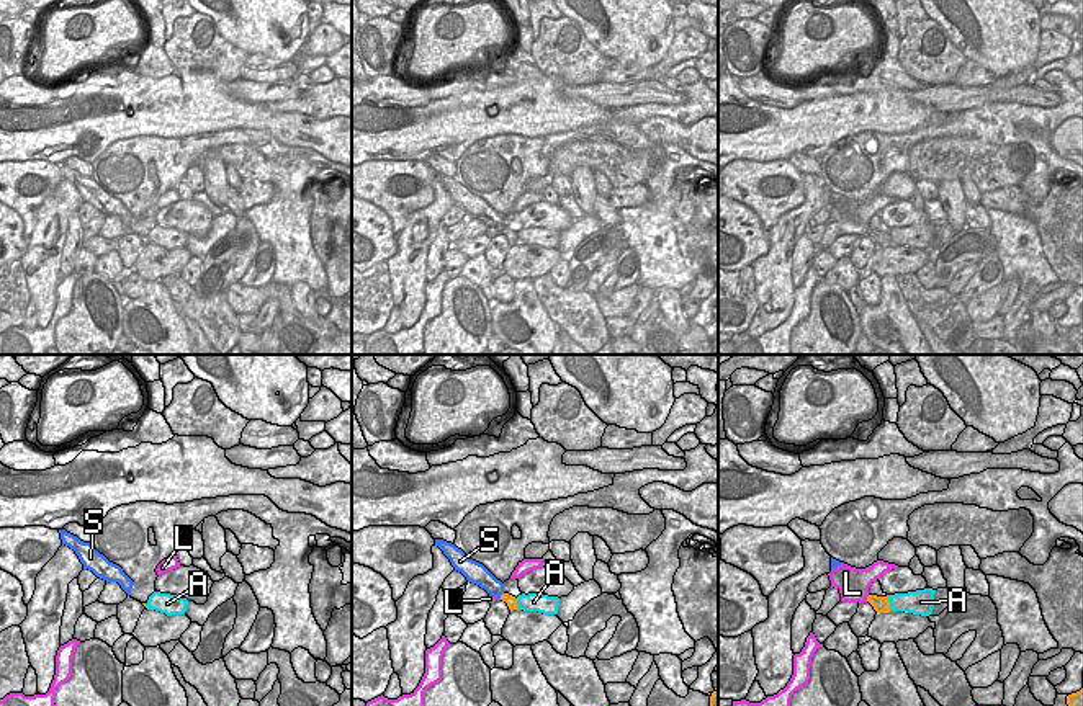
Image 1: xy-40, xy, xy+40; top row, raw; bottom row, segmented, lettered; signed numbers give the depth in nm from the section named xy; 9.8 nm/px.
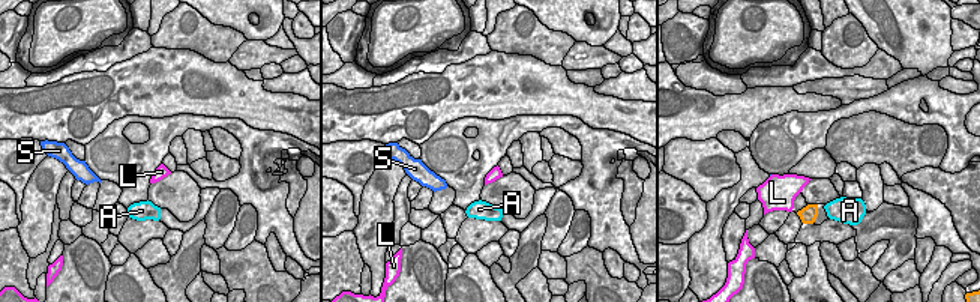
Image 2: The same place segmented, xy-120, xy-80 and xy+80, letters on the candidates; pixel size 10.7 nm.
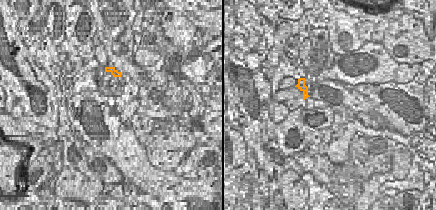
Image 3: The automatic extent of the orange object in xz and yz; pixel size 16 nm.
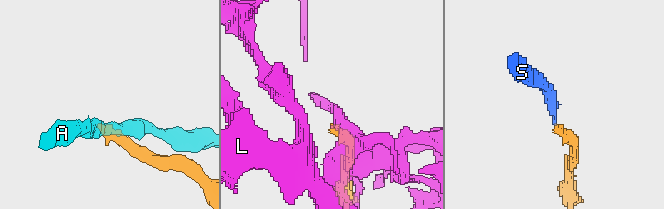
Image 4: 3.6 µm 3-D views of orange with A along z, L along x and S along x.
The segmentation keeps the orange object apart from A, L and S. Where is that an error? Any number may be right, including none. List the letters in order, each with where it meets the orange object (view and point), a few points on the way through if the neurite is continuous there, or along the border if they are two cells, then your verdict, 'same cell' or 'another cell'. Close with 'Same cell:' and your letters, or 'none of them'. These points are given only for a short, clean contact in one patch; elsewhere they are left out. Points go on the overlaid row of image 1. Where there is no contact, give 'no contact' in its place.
A: meets orange in xy+40 at (889, 603); border along xy+40 (887, 595), (892, 610); another cell
L: meets orange in xy+40 at (867, 598); another cell
S: meets orange in xy at (501, 595); runs through xy (511, 600), (501, 595), (483, 577); same cell
Same cell: S

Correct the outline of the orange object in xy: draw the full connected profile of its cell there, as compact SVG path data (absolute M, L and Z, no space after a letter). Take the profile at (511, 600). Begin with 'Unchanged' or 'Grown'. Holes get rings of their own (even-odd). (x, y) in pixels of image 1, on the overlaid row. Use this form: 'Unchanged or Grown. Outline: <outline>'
Grown. Outline: M435 539L443 554L450 559L455 570L461 572L468 582L484 588L489 597L501 598L507 603L509 610L519 610L517 598L504 592L504 583L497 580L483 564L470 559L461 549L455 544L443 539Z

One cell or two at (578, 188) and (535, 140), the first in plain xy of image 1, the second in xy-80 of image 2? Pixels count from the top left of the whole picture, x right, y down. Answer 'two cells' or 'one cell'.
one cell

